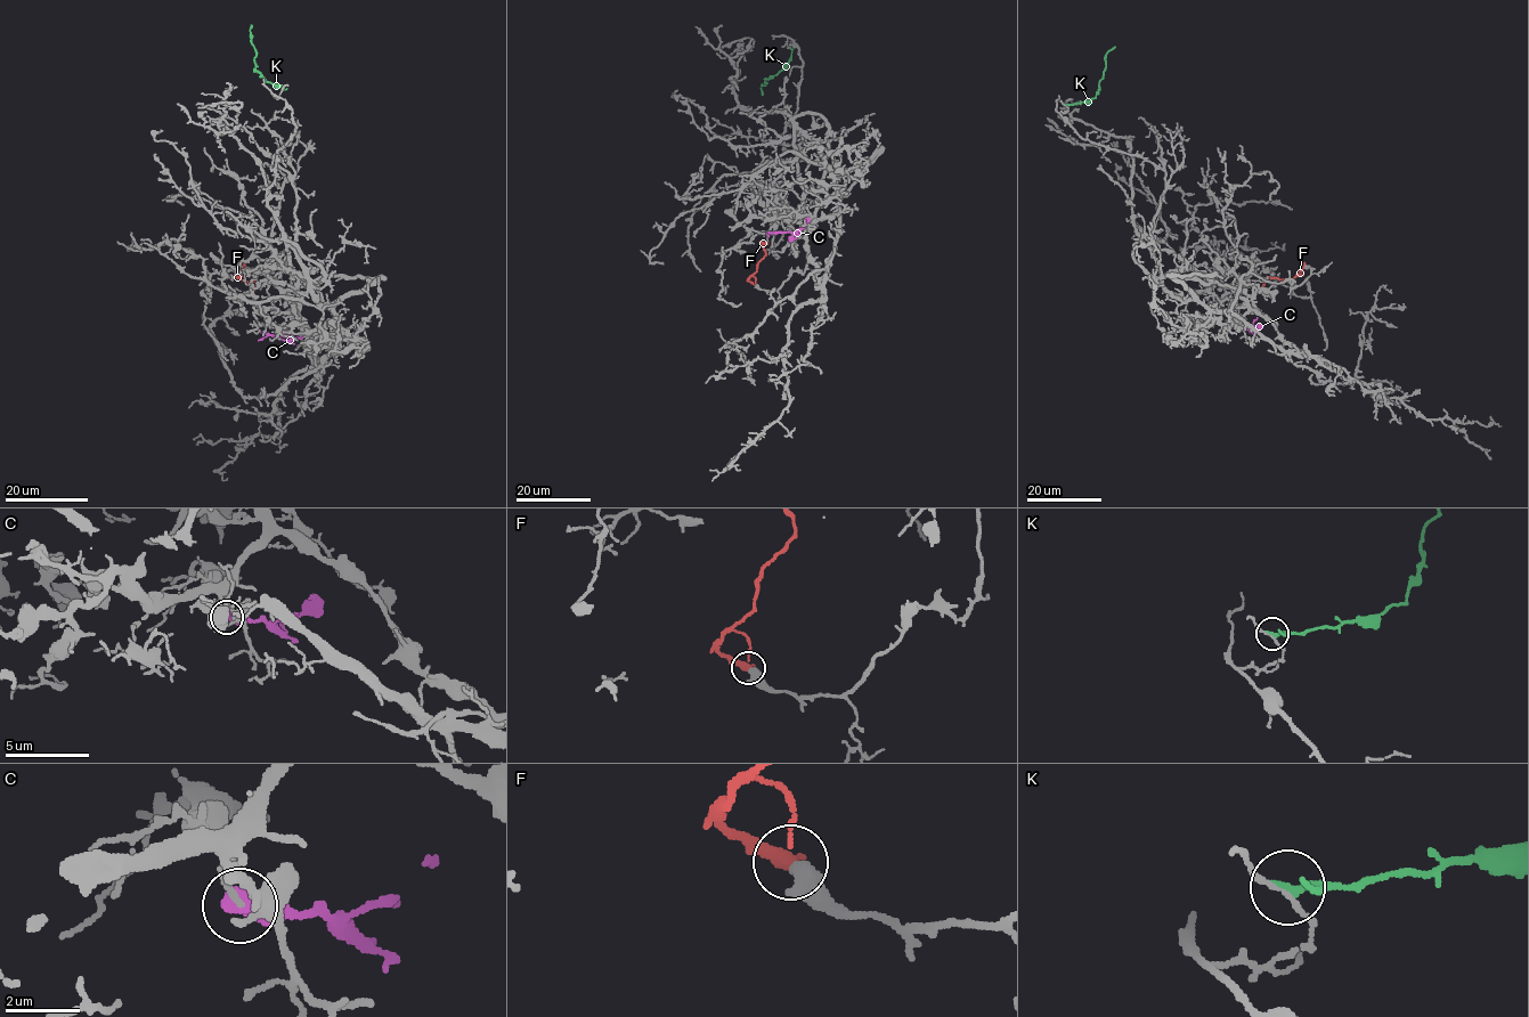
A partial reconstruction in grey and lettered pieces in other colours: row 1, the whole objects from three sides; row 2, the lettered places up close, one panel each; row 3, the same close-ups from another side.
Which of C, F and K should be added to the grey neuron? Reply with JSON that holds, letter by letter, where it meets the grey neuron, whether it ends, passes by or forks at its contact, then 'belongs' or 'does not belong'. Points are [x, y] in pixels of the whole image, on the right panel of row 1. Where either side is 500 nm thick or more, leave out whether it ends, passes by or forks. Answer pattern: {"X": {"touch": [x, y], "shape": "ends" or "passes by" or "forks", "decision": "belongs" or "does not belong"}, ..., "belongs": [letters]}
{"C": {"touch": [1239, 328], "decision": "belongs"}, "F": {"touch": [1304, 266], "decision": "does not belong"}, "K": {"touch": [1065, 105], "shape": "ends", "decision": "does not belong"}, "belongs": ["C"]}

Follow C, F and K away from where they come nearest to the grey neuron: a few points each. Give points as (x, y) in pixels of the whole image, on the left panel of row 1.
C: (302, 336), (287, 340), (262, 333), (258, 324)
F: (244, 267), (236, 276), (246, 282), (255, 281), (252, 279), (249, 297)
K: (282, 89), (267, 81), (255, 68), (251, 24)

